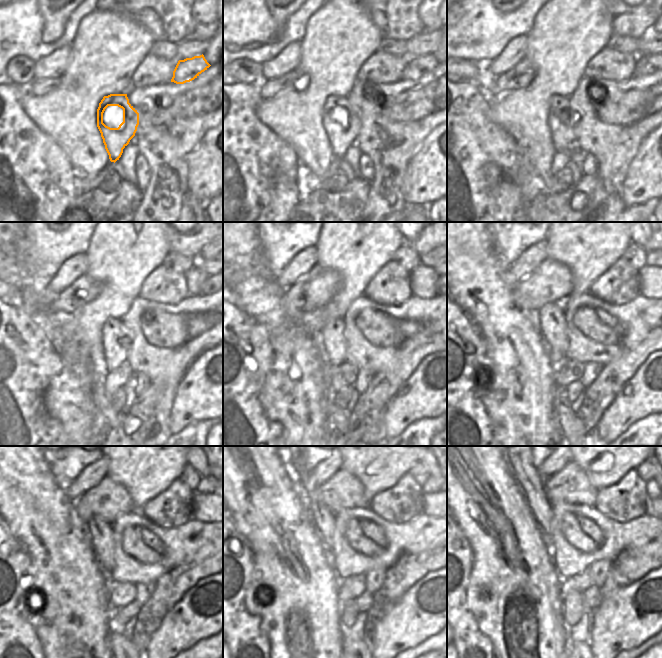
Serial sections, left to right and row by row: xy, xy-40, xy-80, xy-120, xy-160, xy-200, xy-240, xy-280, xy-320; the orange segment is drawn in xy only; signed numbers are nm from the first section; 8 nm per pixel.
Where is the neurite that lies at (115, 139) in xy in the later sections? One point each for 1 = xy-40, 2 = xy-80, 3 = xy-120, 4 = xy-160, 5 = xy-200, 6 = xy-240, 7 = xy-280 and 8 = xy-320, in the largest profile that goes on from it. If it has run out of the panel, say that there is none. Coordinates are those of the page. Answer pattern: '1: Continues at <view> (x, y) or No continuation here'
1: Continues at xy-40 (341, 137)
2: Continues at xy-80 (563, 133)
3: Continues at xy-120 (115, 343)
4: Continues at xy-160 (332, 333)
5: Continues at xy-200 (552, 325)
6: Continues at xy-240 (100, 532)
7: Continues at xy-280 (323, 520)
8: Continues at xy-320 (528, 478).

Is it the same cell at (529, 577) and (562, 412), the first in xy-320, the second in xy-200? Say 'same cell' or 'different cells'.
different cells

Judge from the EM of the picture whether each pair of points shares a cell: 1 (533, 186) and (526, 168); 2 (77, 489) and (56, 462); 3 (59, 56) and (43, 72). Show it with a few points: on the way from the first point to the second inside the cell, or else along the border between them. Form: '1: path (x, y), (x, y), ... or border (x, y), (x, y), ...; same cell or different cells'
1: path (529, 182), (526, 179), (526, 172); same cell
2: border (88, 465), (64, 489); different cells
3: path (55, 60), (47, 68); same cell

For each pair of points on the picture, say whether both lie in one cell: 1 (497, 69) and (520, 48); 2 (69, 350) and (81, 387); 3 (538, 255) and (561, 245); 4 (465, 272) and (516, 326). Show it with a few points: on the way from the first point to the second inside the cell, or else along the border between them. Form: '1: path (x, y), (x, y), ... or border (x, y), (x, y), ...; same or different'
1: path (503, 63), (514, 52); same
2: path (75, 359), (76, 378); same
3: border (544, 240), (547, 257); different
4: path (478, 285), (482, 292), (503, 313); same

